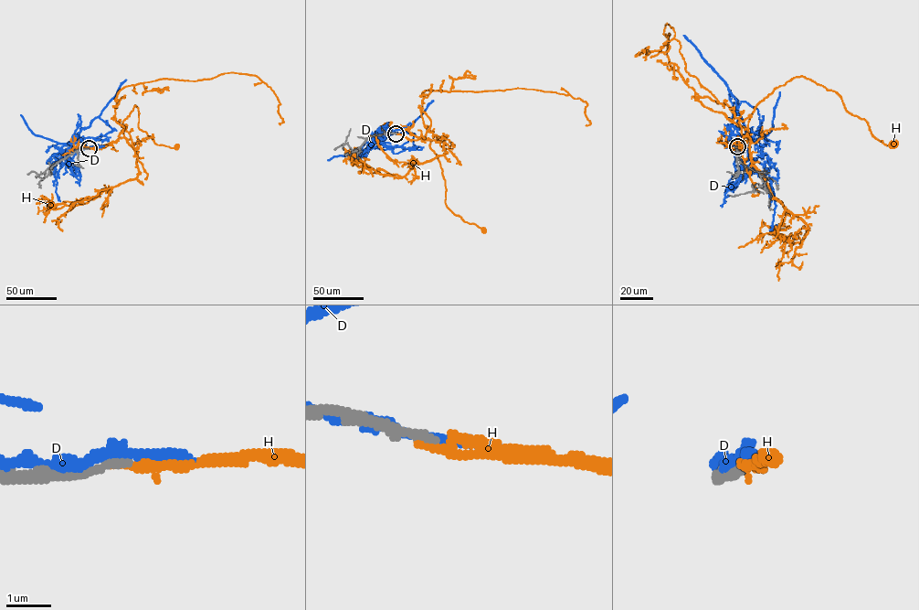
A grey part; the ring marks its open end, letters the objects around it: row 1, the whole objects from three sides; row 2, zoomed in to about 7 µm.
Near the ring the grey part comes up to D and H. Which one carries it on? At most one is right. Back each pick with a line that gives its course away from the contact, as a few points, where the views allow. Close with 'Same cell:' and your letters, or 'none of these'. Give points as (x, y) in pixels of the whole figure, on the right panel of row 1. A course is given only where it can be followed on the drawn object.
H: Its course: (737, 146), (747, 141), (747, 122), (759, 102), (804, 76), (834, 90), (873, 135), (893, 144)
Same cell: H

